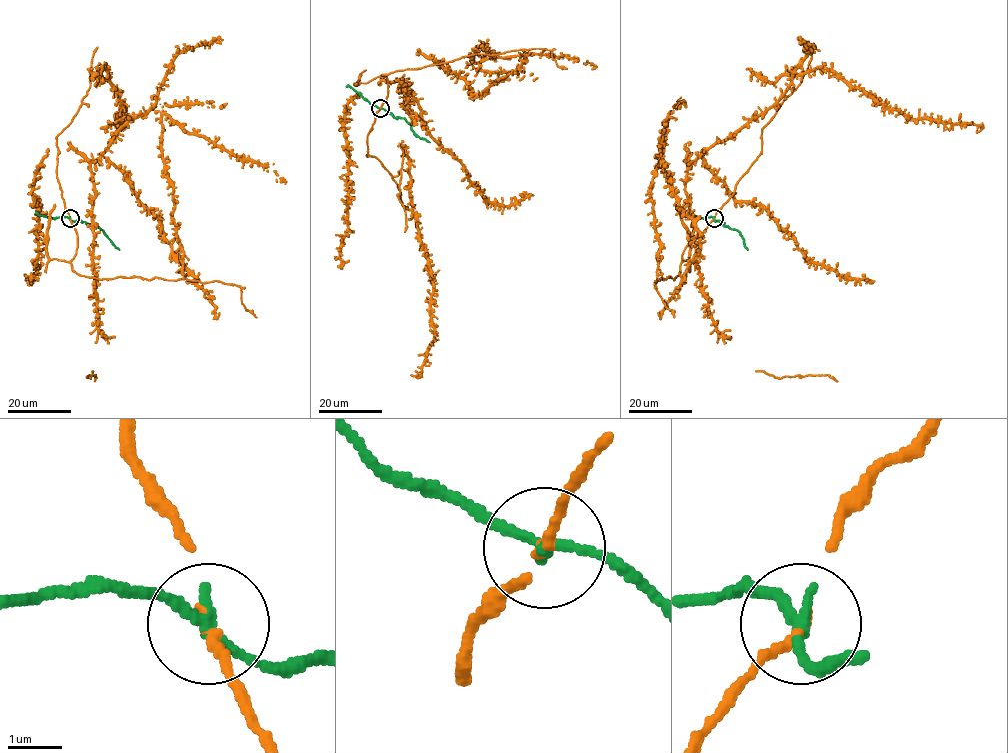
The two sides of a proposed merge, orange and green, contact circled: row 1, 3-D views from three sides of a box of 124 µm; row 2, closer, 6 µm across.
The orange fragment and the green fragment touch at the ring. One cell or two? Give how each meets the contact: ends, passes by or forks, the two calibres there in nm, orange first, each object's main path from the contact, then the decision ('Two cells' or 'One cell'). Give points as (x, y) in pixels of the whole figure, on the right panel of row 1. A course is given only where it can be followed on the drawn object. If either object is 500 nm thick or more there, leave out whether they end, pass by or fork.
At the ring orange passes by. At the ring green passes by. Thickness 160 nm (orange) against 180 nm. Course of orange: (714, 219), (688, 244), (678, 275), (659, 280), (650, 184), (668, 113), (659, 153), (674, 181). Course of green: (714, 219), (736, 229), (747, 250). Two cells

